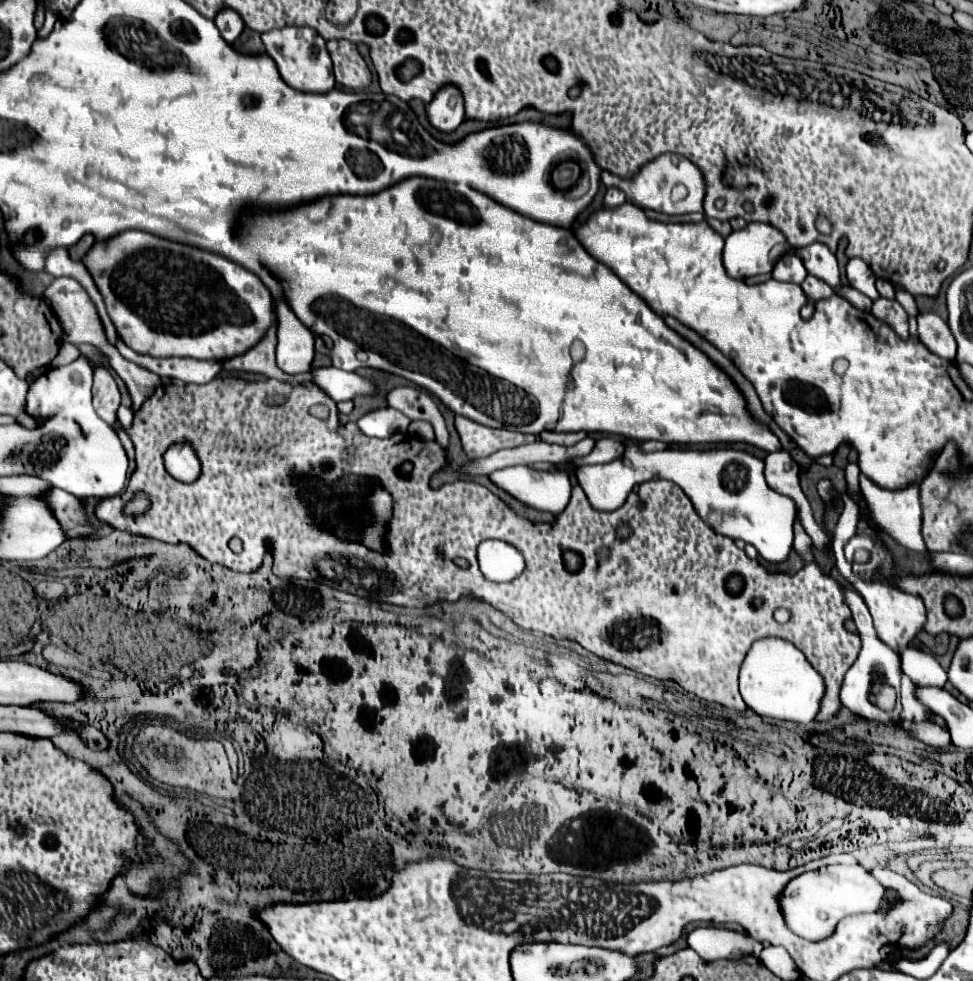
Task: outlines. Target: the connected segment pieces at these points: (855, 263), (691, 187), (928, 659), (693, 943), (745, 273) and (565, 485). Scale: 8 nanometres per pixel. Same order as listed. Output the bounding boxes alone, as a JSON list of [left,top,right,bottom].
[[847,258,879,300],[601,154,705,214],[901,648,947,688],[687,928,763,962],[723,222,781,278],[491,466,571,514]]

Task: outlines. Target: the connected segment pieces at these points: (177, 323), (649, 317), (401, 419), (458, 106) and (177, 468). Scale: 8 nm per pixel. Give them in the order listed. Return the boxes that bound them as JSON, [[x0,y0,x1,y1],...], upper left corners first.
[[81,230,277,362],[237,176,781,452],[357,408,409,438],[427,86,463,132],[165,444,199,482]]

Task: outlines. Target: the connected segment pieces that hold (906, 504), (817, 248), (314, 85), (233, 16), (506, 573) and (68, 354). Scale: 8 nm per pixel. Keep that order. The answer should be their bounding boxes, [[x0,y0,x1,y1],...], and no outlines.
[[861,474,925,552],[807,242,841,292],[261,26,335,92],[215,10,243,44],[479,540,523,582],[53,342,79,368]]

